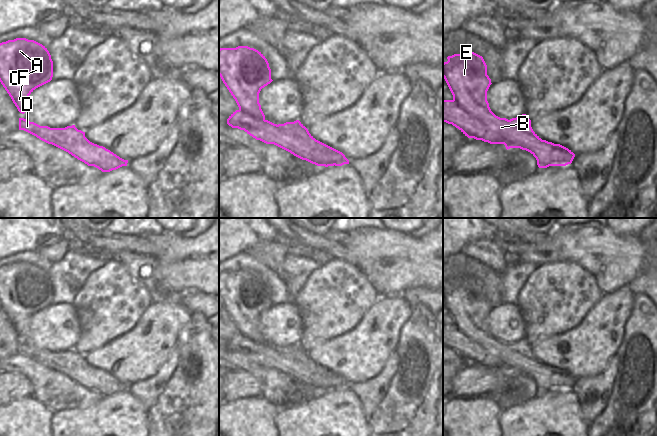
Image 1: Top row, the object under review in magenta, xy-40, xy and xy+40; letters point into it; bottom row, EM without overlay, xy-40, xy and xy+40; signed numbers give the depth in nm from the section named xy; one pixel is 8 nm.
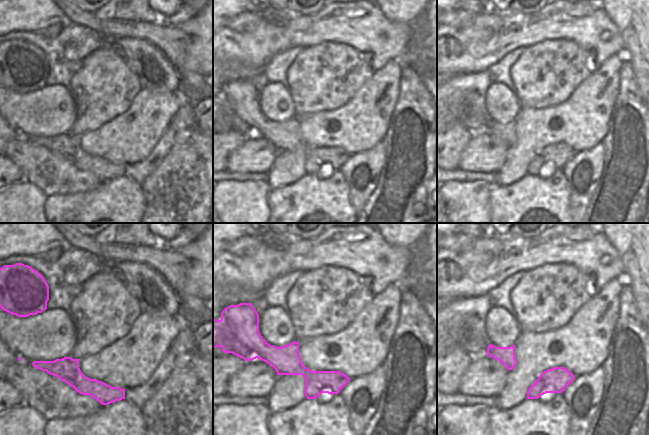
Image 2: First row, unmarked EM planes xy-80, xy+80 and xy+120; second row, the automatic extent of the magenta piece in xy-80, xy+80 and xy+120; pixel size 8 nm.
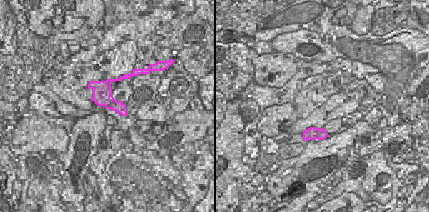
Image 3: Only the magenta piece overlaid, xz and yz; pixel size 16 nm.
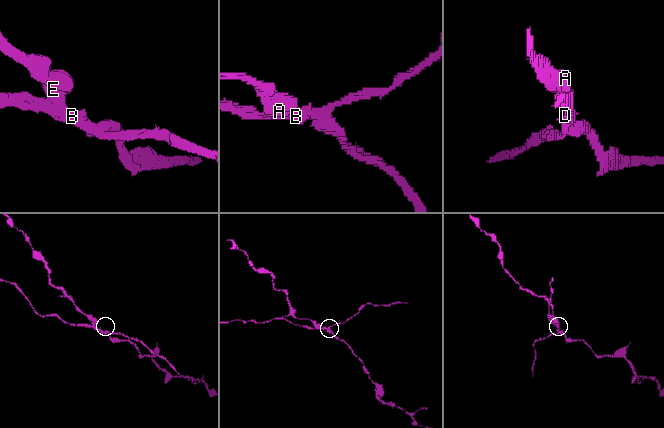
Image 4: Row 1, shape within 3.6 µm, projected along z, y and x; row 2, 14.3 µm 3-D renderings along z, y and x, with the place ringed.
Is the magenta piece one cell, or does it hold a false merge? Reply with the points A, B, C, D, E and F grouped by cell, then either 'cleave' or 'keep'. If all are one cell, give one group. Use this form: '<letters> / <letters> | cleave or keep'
A B C E F / D | cleave

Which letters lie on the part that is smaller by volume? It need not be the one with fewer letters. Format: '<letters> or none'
D

